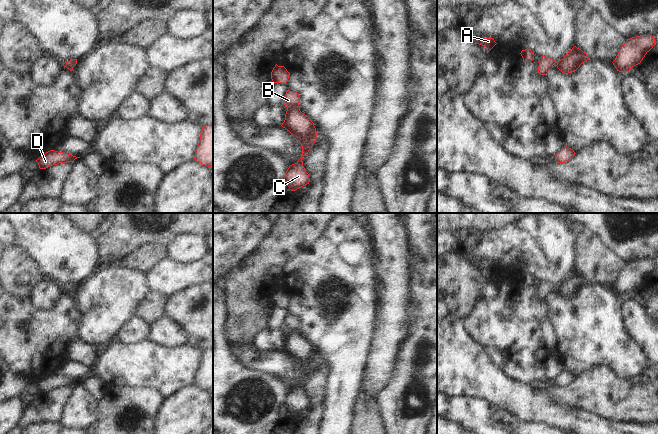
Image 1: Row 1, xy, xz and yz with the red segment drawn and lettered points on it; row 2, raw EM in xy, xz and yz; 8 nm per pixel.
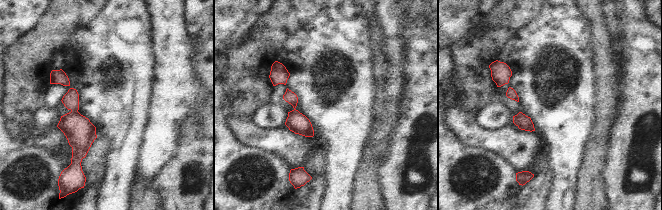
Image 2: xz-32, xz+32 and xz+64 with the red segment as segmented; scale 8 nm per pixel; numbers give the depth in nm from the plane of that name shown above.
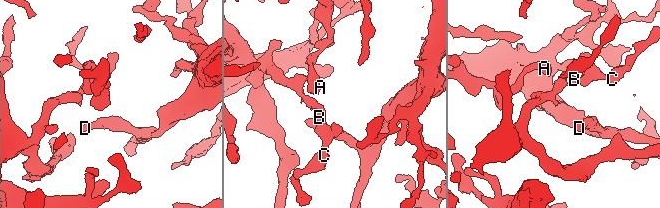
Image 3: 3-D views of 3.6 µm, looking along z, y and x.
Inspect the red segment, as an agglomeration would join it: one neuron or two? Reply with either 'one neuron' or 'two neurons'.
one neuron

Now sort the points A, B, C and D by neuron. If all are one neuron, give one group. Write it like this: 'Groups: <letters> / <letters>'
Groups: A B C D

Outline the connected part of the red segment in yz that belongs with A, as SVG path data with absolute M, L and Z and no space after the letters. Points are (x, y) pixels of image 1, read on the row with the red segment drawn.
M466 34L476 44L482 45L487 48L487 53L497 44L493 38L474 38Z

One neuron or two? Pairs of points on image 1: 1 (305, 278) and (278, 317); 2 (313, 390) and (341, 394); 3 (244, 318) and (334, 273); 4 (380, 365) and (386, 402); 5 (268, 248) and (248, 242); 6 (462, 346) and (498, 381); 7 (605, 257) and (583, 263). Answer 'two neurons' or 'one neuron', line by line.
1: one neuron
2: two neurons
3: two neurons
4: two neurons
5: two neurons
6: one neuron
7: one neuron

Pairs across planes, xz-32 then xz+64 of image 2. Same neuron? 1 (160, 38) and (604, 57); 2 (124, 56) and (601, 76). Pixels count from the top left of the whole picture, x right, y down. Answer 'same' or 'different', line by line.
1: different
2: different

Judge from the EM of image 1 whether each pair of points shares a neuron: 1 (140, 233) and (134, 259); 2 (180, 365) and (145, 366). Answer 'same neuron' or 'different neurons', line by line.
1: different neurons
2: same neuron

